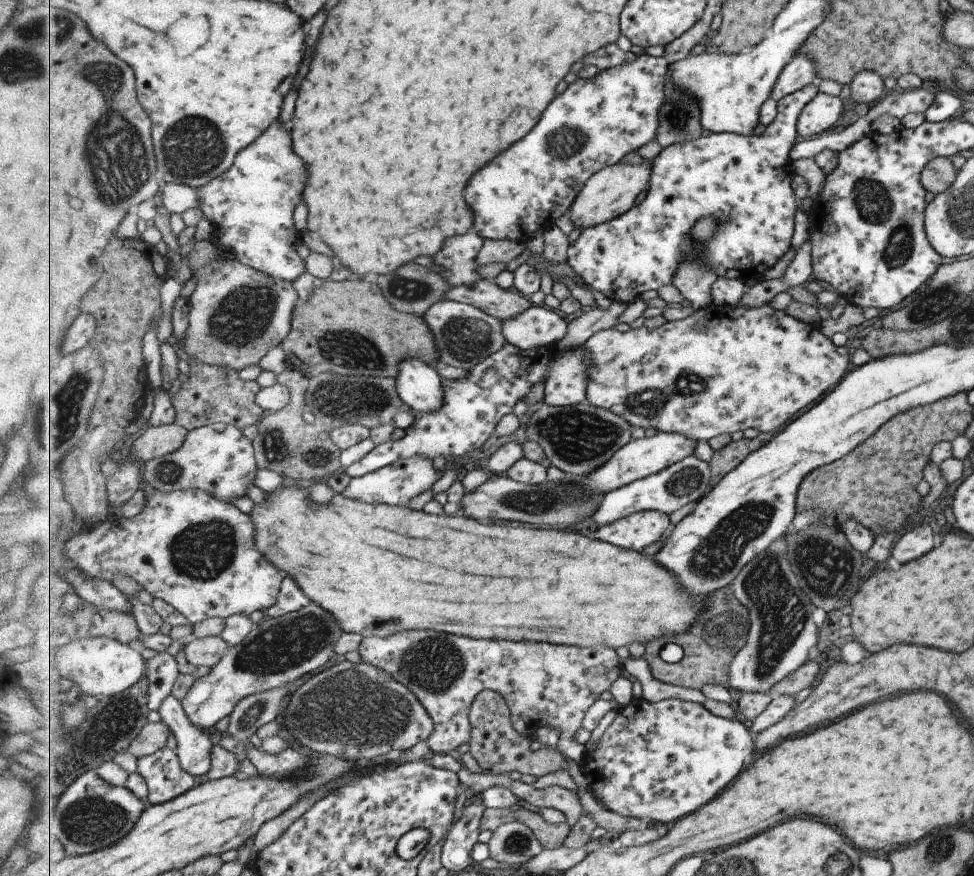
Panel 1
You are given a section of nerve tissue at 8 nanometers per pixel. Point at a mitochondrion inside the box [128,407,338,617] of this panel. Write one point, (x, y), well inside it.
(202, 552)

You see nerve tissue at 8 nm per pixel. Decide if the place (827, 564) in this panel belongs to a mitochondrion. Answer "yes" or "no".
yes

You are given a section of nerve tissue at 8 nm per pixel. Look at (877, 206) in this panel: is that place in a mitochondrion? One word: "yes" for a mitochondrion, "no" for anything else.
yes

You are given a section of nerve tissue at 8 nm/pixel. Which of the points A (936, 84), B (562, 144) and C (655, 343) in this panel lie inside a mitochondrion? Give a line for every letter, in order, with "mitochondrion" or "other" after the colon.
A: other
B: mitochondrion
C: other

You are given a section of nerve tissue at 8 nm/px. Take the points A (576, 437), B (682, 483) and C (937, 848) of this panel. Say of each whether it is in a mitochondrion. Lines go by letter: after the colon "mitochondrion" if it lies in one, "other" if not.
A: mitochondrion
B: mitochondrion
C: mitochondrion

